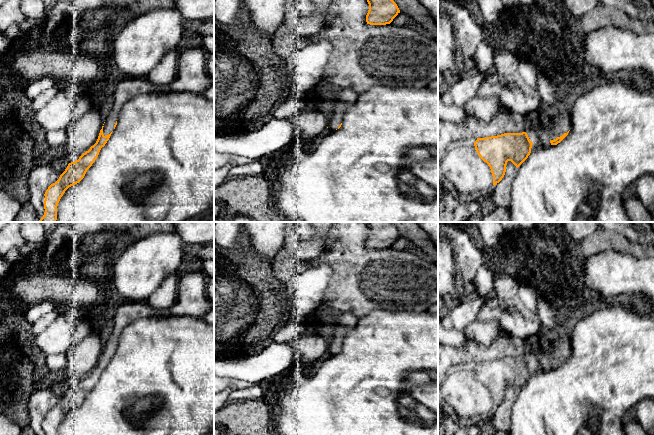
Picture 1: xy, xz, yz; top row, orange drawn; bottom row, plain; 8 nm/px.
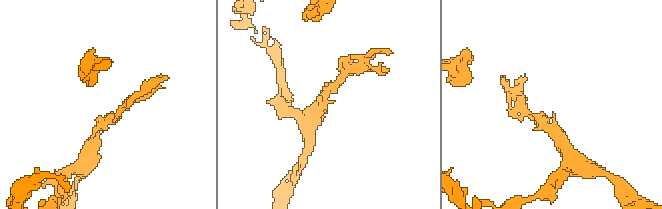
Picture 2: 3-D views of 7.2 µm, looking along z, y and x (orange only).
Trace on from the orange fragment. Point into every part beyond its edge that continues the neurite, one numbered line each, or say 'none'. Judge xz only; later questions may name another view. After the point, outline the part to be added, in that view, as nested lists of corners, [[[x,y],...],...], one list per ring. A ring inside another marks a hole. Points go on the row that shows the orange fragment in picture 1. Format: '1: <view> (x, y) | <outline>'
1: xz (338, 108) | [[[337,100],[332,103],[330,109],[328,110],[328,128],[331,131],[338,129],[342,123],[343,115],[345,112],[351,108],[353,103],[347,102],[345,100]]]

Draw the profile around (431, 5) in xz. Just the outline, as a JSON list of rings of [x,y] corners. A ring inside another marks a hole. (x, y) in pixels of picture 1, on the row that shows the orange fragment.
[[[419,0],[438,25],[438,0]]]

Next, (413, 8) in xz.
[[[393,0],[401,13],[411,17],[422,28],[432,32],[438,42],[438,25],[419,0]]]

